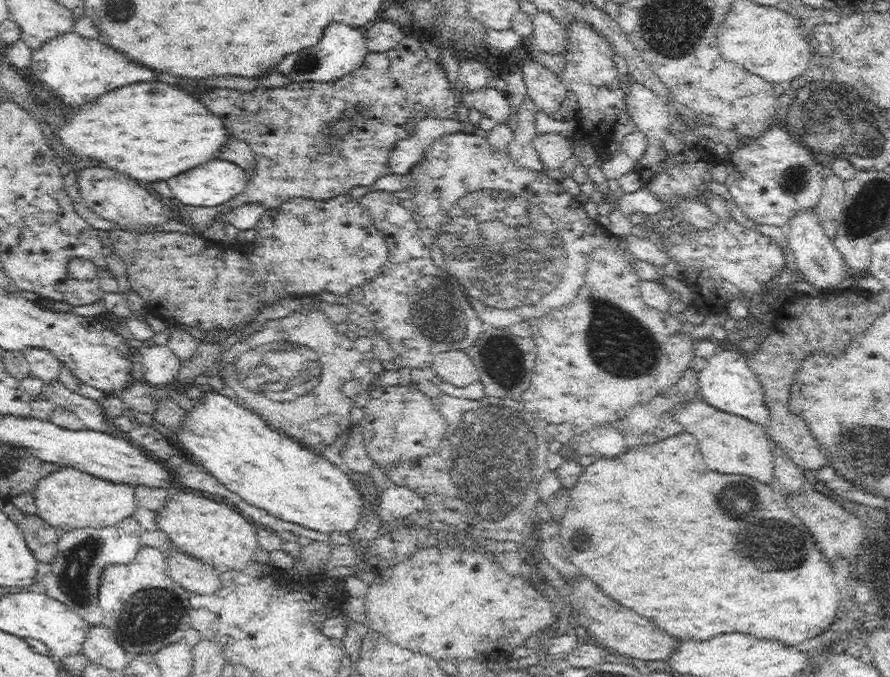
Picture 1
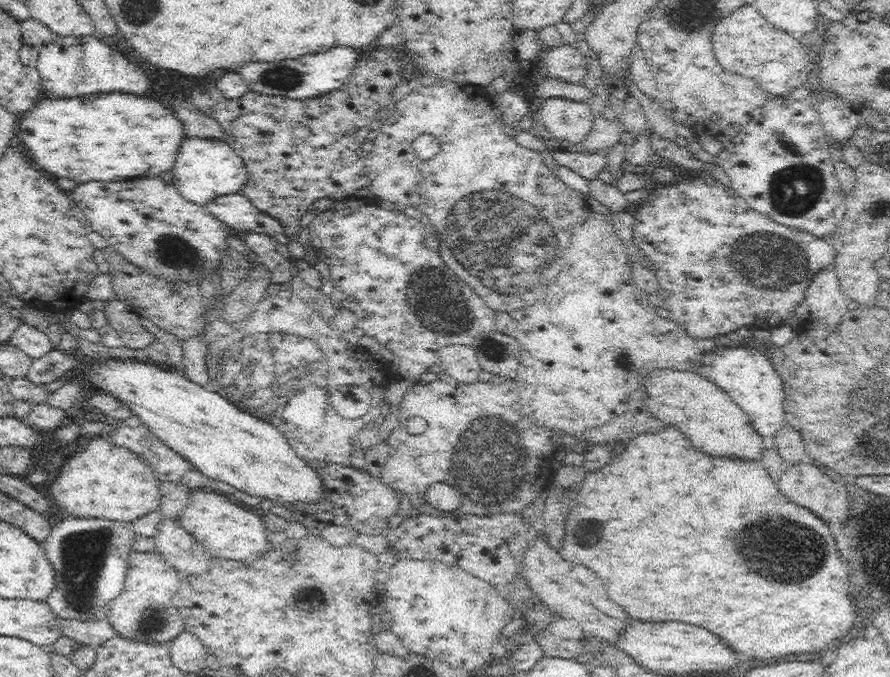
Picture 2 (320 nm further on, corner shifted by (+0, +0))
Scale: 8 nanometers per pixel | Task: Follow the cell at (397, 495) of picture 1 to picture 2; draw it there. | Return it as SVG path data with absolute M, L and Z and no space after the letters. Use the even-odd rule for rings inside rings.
M330 464L320 468L320 476L324 482L324 496L319 501L295 502L286 506L292 512L295 522L300 522L310 528L318 528L322 531L326 526L349 526L358 533L386 534L388 518L399 512L400 497L394 489L383 484L378 477L368 476L366 470L346 468L340 464Z

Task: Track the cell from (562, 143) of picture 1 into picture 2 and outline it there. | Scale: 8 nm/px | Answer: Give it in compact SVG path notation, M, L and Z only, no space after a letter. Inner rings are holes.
M601 115L593 120L592 130L588 132L588 136L582 142L579 142L579 146L583 150L591 150L592 152L605 150L615 143L619 143L621 133L625 131L619 117L606 119Z

